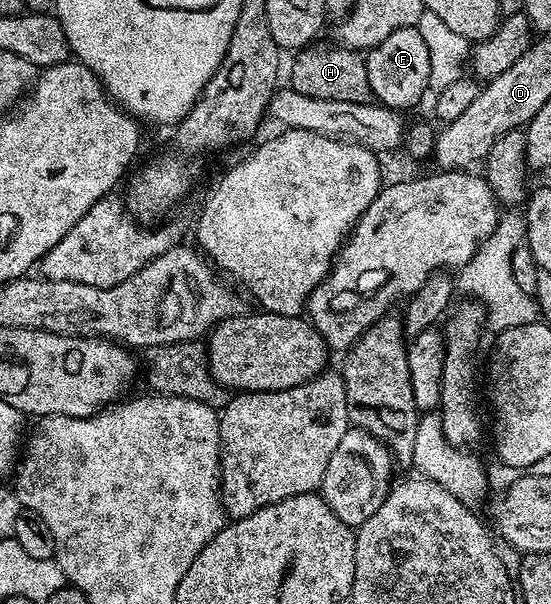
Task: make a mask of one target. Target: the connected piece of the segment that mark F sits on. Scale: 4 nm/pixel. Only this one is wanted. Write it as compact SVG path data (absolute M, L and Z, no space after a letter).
M400 27L395 29L395 33L391 33L391 37L385 38L383 41L379 41L379 45L369 48L367 54L365 55L365 64L367 65L367 81L371 83L371 93L373 94L373 99L380 103L382 107L392 107L395 111L400 111L402 113L408 112L408 107L413 107L417 102L420 101L424 95L427 95L429 91L428 77L430 76L430 56L427 54L426 42L417 32L416 27Z

